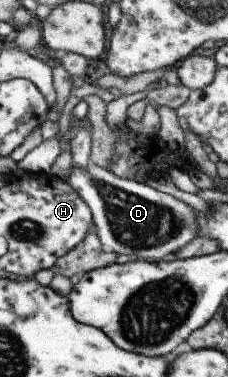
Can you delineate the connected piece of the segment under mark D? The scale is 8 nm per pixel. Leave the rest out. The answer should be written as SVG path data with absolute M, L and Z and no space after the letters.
M87 162L82 168L71 166L70 173L65 179L70 189L77 192L86 203L93 221L93 232L104 252L113 252L115 255L125 254L134 257L135 260L156 262L172 258L174 251L177 251L179 247L199 237L194 223L195 211L170 195L152 189L143 181L139 183L117 177L113 172L91 162Z

